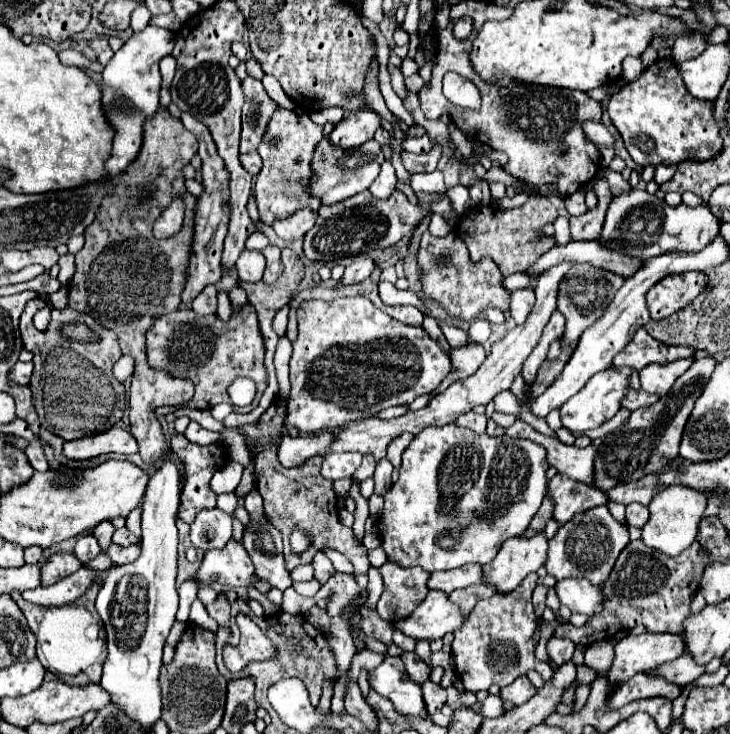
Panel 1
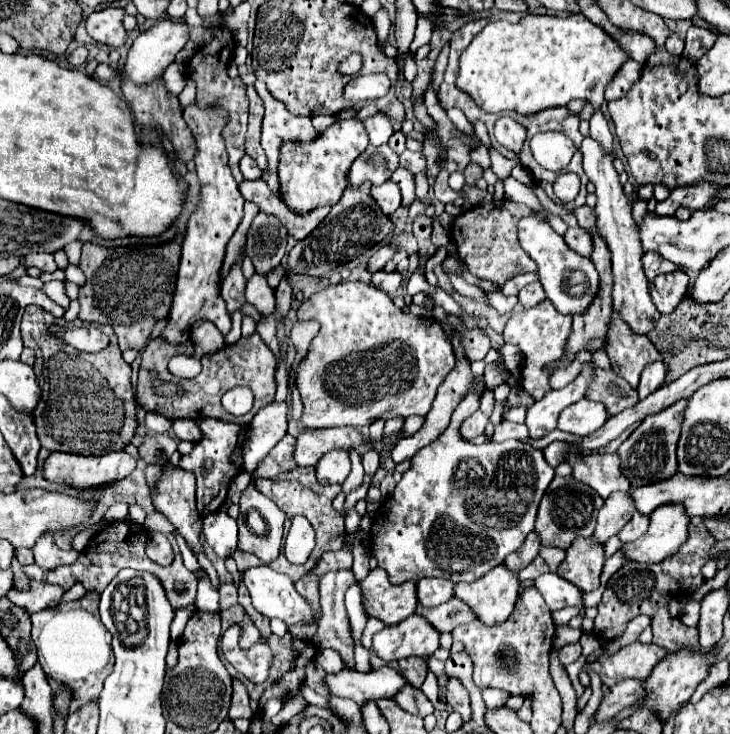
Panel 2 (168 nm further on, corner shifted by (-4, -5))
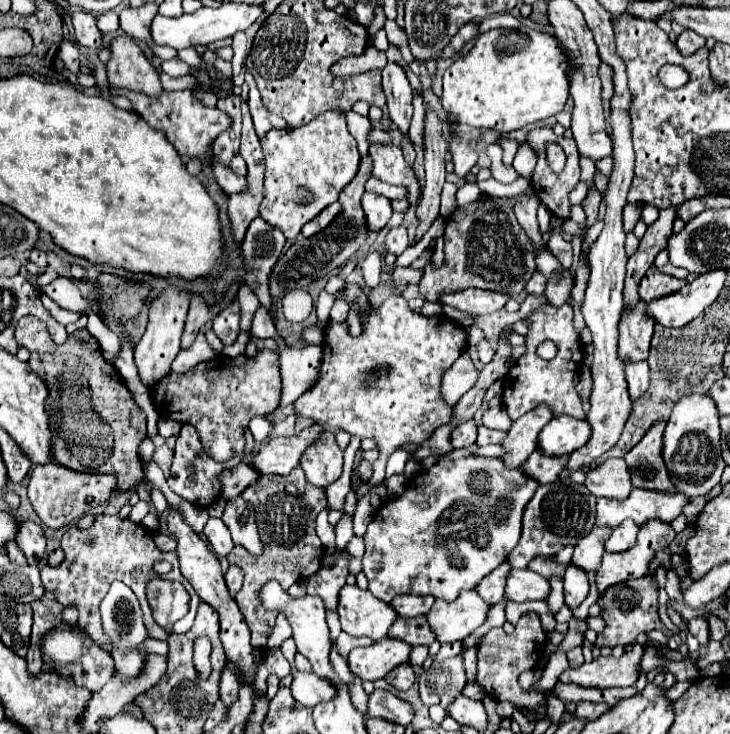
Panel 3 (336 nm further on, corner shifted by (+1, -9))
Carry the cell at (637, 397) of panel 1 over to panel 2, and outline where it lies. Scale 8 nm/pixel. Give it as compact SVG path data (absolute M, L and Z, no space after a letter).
M595 367L585 399L601 401L603 405L607 405L605 409L609 415L617 415L621 409L633 407L637 403L637 391L631 389L627 381L617 377L613 371Z

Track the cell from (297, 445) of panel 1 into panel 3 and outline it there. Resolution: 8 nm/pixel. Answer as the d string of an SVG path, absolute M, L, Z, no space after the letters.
M240 463L234 469L228 469L228 473L224 473L224 485L222 485L222 493L226 499L230 497L238 497L248 485L256 483L260 479L260 473L248 465L248 463Z

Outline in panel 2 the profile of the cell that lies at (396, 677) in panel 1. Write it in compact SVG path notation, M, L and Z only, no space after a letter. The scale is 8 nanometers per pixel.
M381 667L371 673L343 669L335 675L325 675L325 685L333 697L347 697L363 705L371 699L391 699L405 685L405 679L391 667Z

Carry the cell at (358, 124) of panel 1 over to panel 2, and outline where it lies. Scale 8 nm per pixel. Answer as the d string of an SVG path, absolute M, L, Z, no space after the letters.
M359 119L335 121L313 141L281 143L281 157L277 167L281 201L287 205L287 209L297 211L297 215L305 215L321 205L335 205L341 199L343 191L349 187L349 165L353 165L353 161L365 151L367 145L369 137Z

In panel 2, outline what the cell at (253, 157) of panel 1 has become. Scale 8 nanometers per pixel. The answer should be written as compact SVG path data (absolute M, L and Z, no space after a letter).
M243 155L239 165L241 165L241 173L245 179L259 179L261 177L261 169L257 167L257 163L249 155Z

